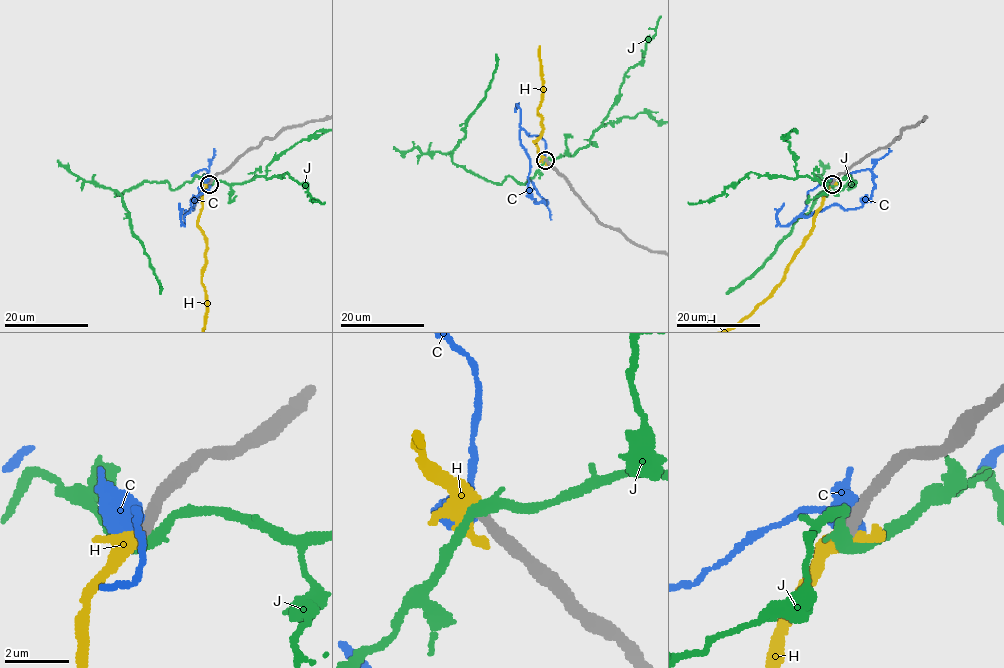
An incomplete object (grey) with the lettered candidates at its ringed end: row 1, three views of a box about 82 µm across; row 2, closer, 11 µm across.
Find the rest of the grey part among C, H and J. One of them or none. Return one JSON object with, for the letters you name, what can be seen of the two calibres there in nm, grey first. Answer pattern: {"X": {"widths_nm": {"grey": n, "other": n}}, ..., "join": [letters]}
{"H": {"widths_nm": {"grey": 400, "other": 400}}, "join": ["H"]}

